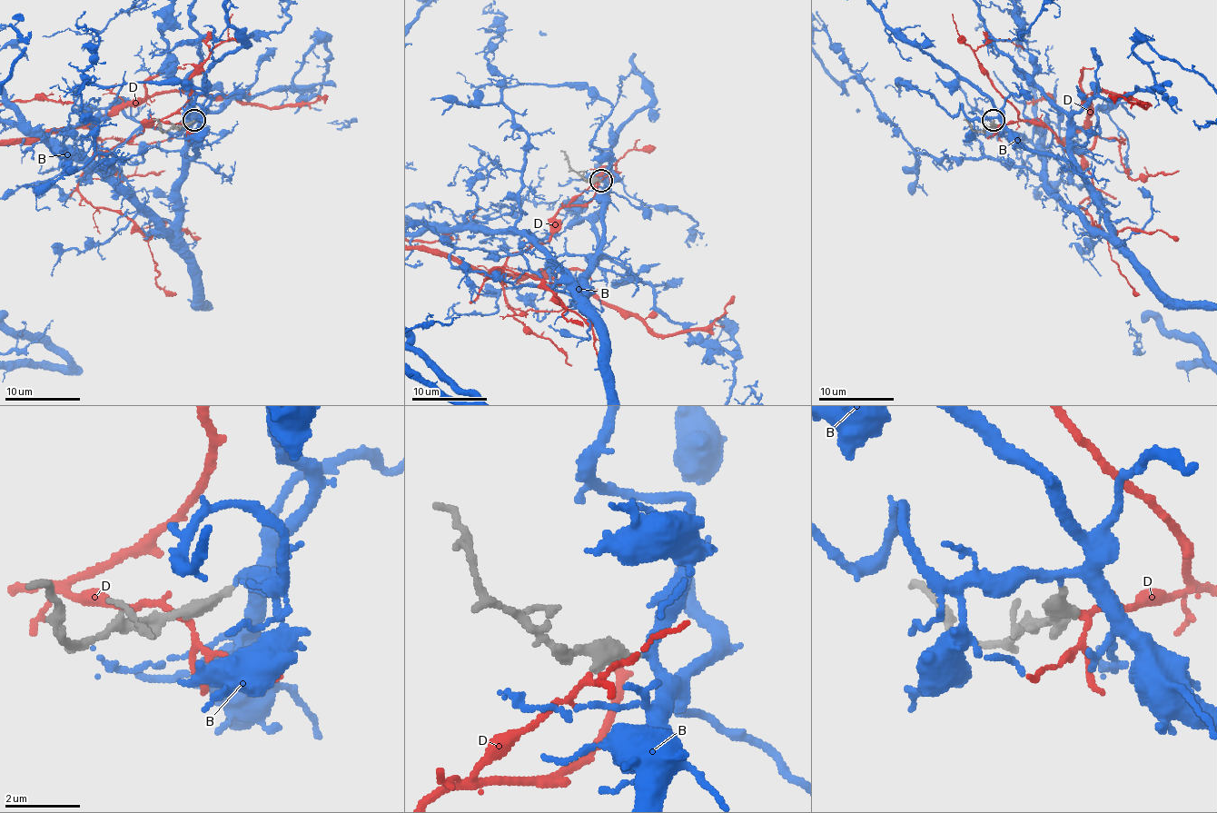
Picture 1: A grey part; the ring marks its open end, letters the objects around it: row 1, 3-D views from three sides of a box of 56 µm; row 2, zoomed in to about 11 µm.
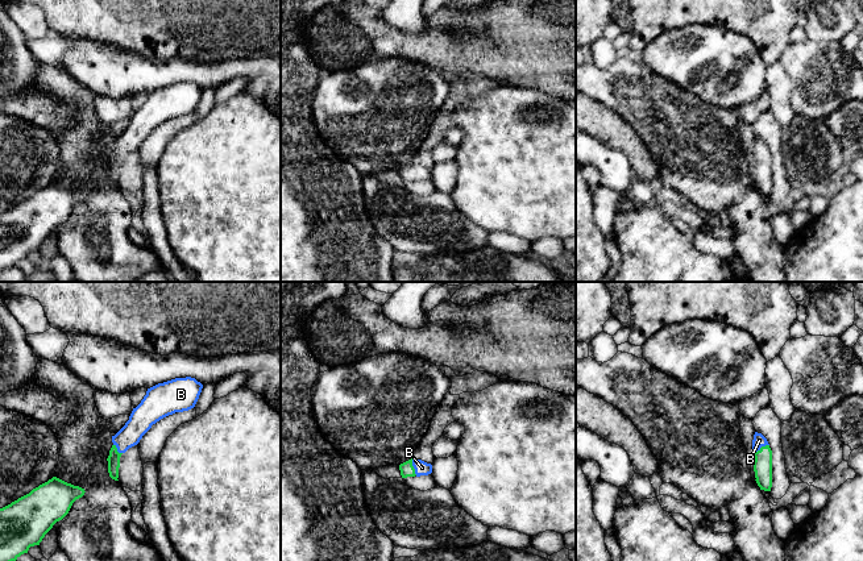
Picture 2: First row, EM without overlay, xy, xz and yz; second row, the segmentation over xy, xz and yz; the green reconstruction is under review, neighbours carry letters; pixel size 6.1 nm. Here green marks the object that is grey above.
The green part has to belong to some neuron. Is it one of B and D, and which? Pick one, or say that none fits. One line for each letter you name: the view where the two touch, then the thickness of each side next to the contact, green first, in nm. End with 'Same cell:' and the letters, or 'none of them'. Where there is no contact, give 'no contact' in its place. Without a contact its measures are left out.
B: xz | 80/90 nm
Same cell: B

